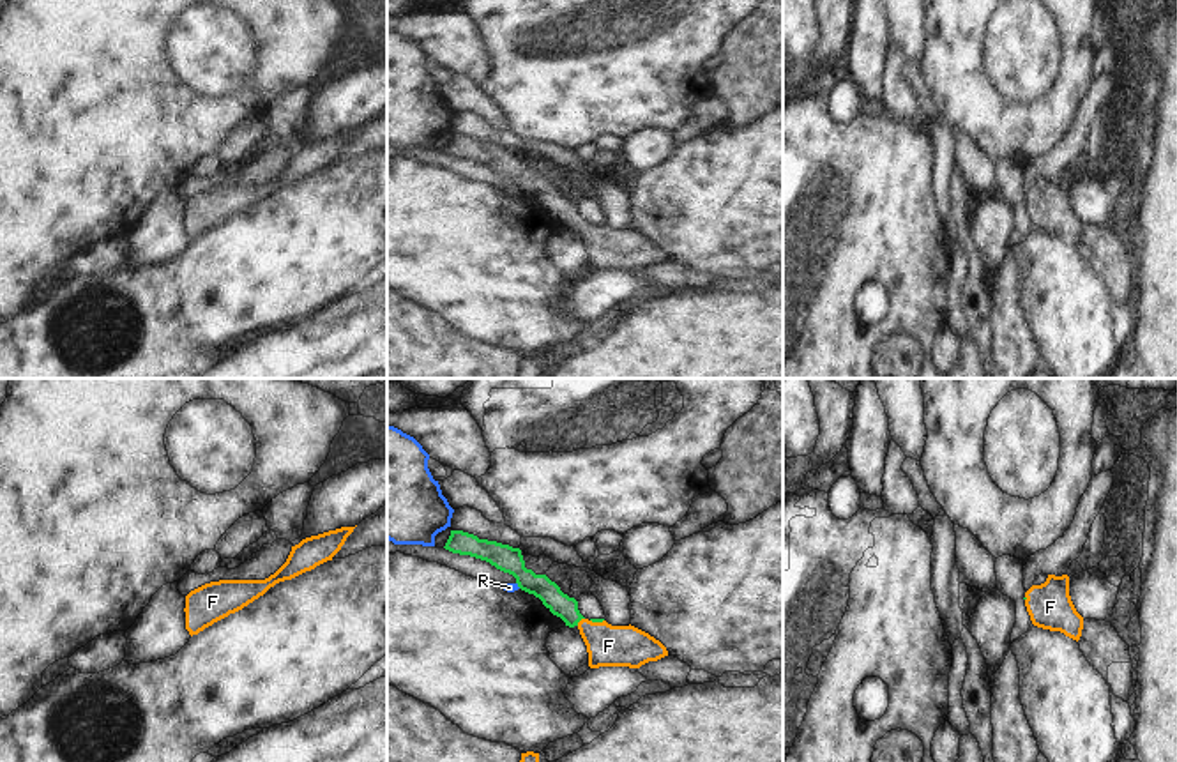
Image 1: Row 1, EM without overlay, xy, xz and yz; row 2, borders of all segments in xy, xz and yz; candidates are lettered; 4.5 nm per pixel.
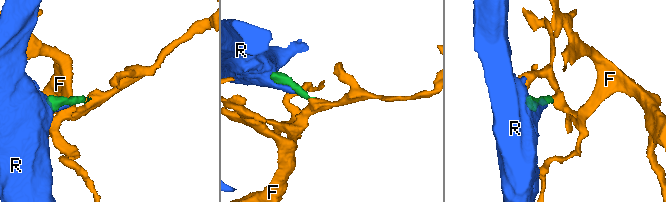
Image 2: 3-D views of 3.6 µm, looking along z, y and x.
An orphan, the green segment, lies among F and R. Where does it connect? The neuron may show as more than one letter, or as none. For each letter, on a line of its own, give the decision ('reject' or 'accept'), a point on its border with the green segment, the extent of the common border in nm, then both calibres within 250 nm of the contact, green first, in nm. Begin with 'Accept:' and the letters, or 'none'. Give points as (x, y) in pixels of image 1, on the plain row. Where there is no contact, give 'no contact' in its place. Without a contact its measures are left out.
Accept: F
F: accept; meets green in xz at (580, 223); contact 50 nm long; 110 nm thick on the green side, 190 nm on the other
R: reject; meets green in xz at (518, 190); contact 40 nm long; 120 nm thick on the green side, 50 nm on the other

